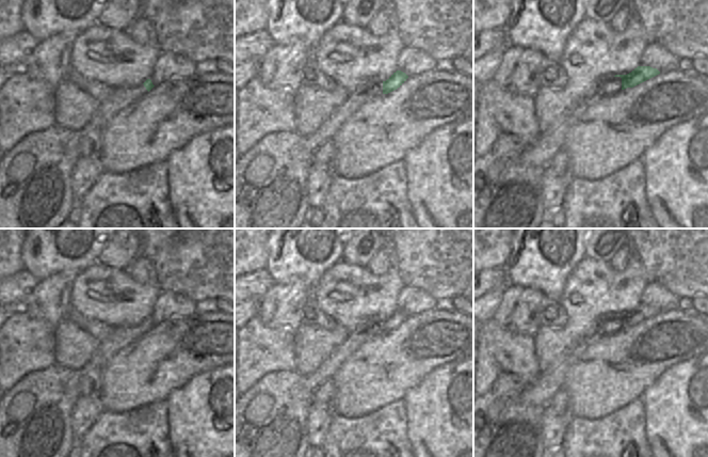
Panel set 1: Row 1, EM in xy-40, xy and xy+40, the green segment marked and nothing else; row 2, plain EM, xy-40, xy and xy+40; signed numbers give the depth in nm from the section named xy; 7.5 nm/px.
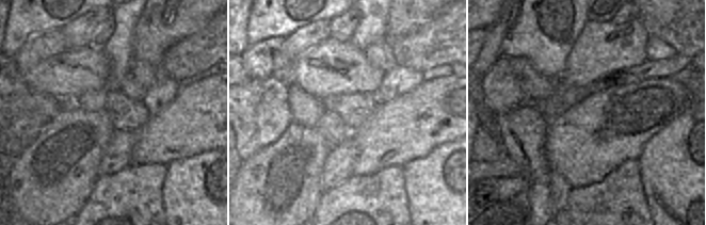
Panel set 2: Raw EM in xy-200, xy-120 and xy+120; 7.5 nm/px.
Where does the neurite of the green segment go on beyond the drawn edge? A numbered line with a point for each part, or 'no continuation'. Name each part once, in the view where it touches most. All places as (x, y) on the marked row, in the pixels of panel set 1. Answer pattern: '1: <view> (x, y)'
1: xy+40 (541, 153)

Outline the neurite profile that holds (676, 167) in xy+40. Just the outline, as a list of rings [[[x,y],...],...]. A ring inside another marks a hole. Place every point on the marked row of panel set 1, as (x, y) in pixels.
[[[708,112],[669,128],[645,151],[641,159],[645,170],[645,195],[660,228],[708,228]]]

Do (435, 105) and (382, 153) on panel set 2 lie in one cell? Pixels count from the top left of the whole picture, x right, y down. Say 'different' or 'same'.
same

